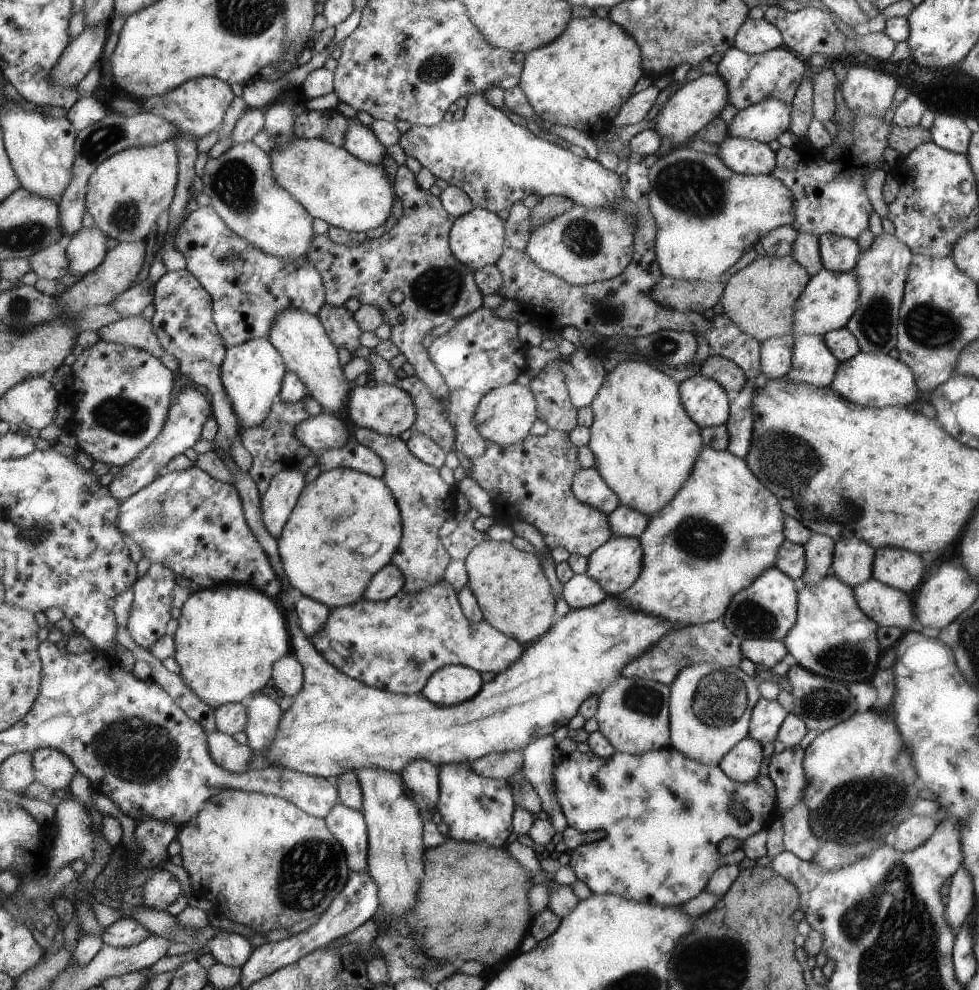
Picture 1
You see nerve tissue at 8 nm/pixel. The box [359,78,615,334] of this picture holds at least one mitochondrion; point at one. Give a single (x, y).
(440, 291)

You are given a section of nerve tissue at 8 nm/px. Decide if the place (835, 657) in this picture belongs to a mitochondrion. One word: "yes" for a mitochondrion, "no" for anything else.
yes

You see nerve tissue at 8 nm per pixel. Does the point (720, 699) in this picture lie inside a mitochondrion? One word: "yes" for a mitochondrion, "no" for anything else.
yes

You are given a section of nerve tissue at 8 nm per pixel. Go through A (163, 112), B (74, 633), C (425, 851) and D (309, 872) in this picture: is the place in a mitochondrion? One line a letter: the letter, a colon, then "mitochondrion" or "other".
A: other
B: other
C: other
D: mitochondrion

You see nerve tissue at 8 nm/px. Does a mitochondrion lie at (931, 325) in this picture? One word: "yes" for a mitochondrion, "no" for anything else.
yes

